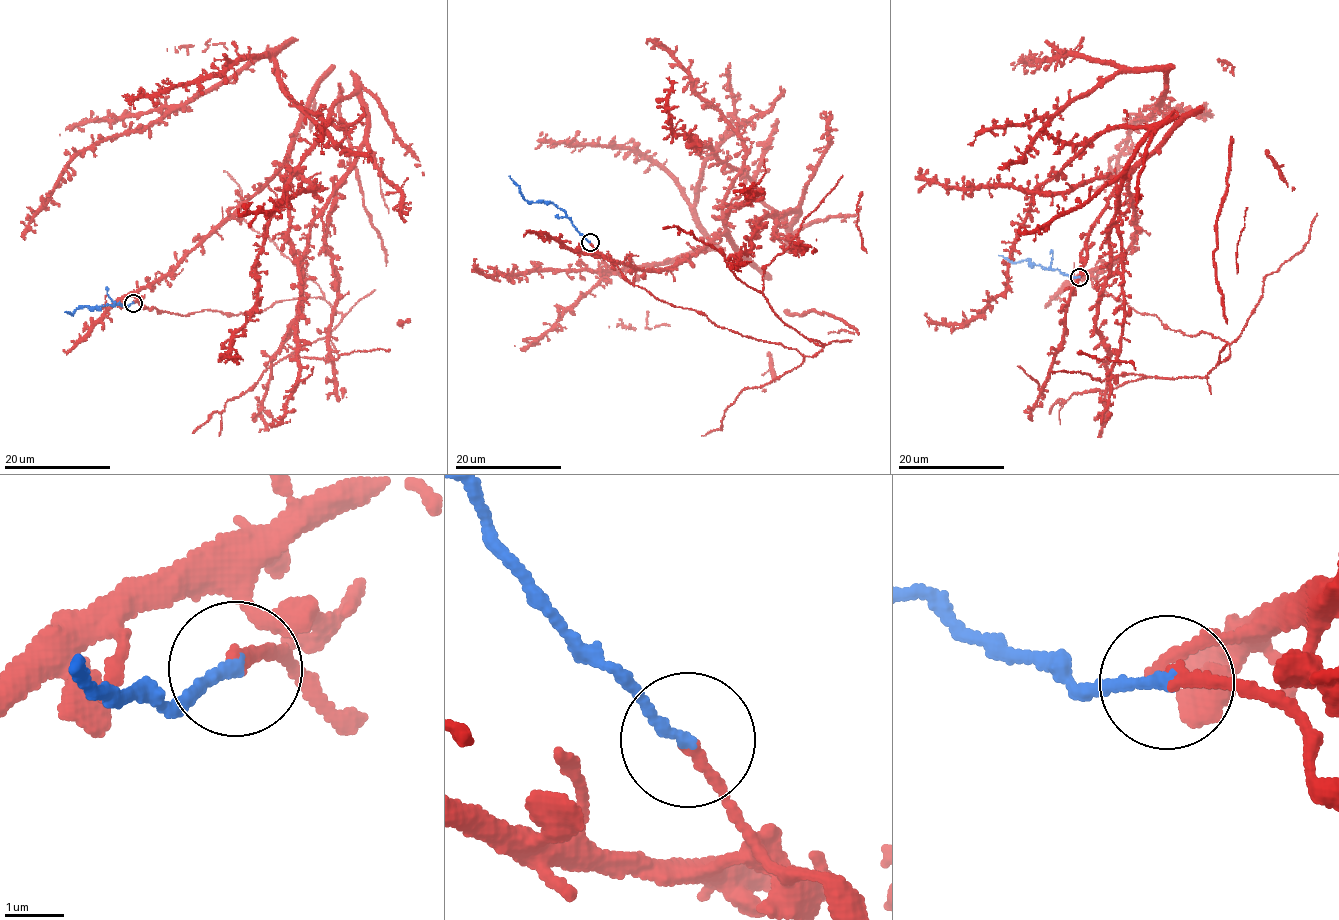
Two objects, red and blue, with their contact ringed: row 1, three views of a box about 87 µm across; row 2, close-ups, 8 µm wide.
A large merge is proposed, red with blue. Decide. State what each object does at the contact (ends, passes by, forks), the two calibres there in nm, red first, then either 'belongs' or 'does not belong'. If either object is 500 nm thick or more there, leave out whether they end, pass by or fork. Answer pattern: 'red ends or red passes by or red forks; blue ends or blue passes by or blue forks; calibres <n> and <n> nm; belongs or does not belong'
red ends; blue ends; calibres 220 and 200 nm; belongs

